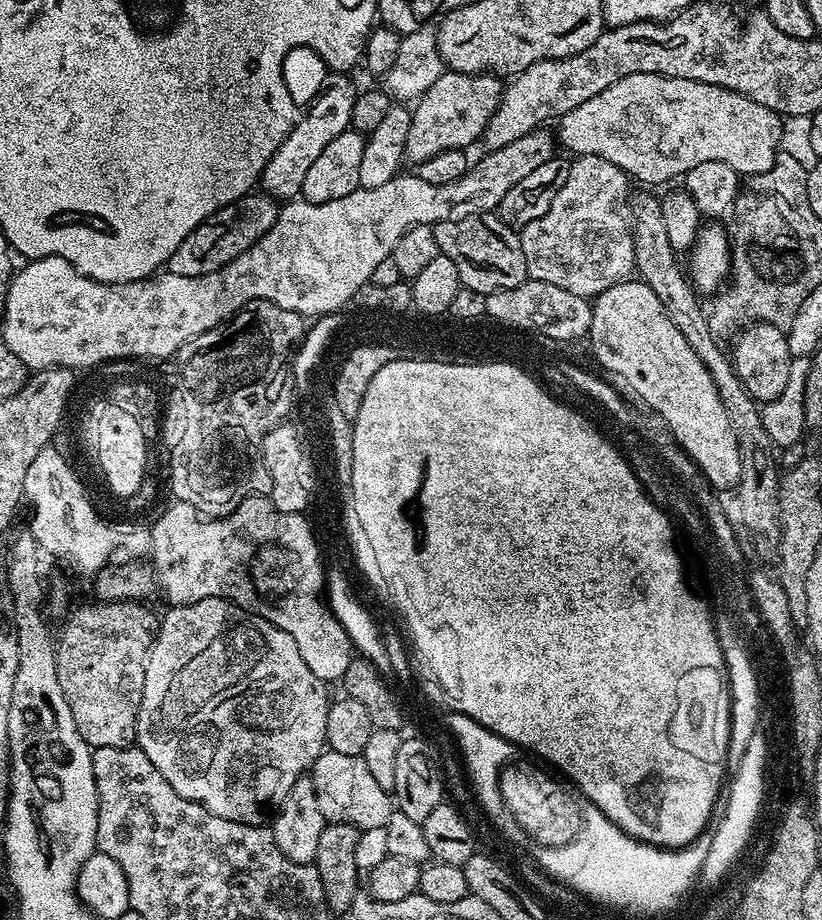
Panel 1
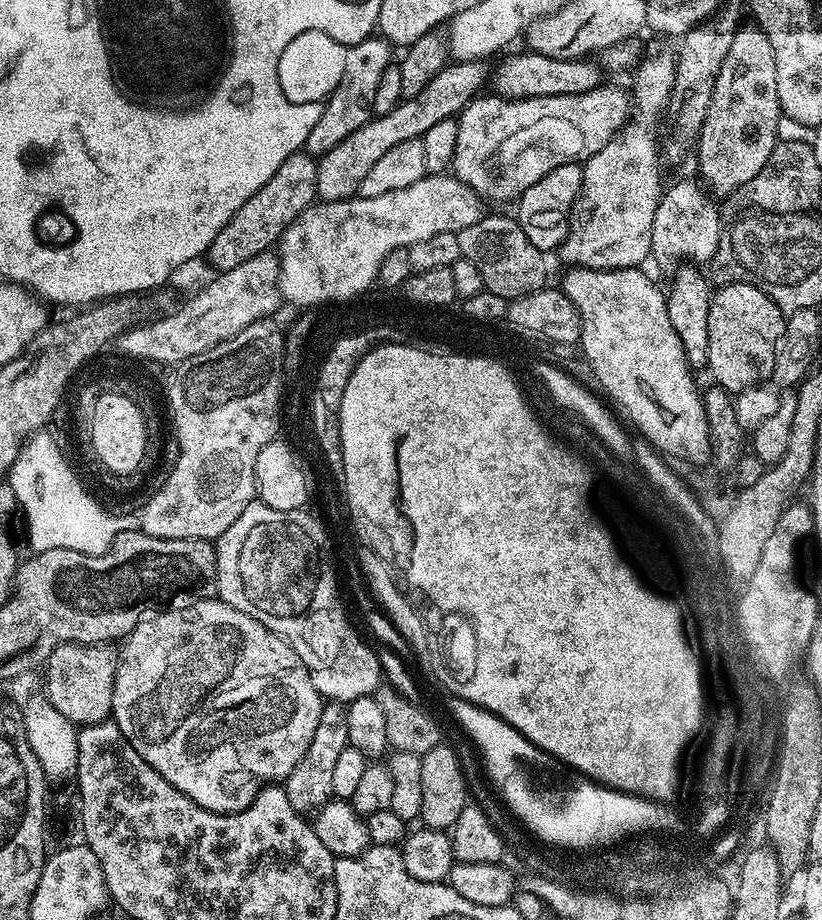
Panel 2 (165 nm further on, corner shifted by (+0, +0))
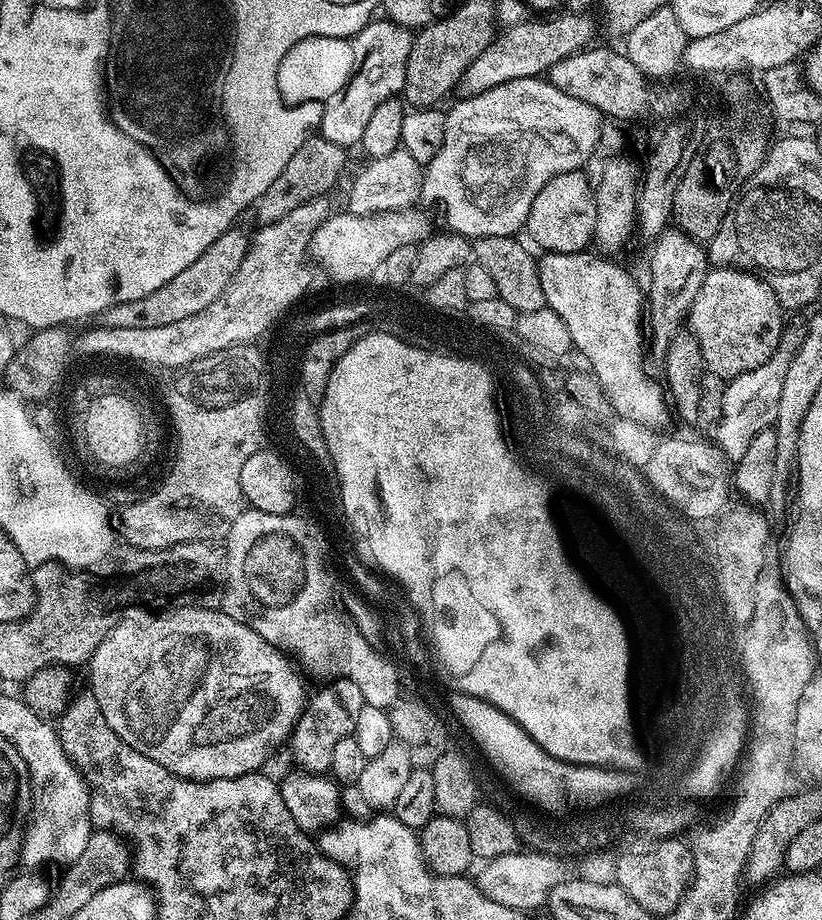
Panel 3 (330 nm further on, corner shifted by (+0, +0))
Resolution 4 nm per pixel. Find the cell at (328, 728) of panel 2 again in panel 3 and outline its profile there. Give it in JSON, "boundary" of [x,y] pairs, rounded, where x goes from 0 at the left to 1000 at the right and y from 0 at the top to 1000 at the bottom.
{"boundary":[[[412,737],[405,743],[378,753],[367,775],[353,797],[355,822],[364,834],[381,841],[394,841],[406,828],[406,814],[415,802],[429,799],[436,789],[436,775],[443,766],[443,755],[436,741],[422,737]]]}

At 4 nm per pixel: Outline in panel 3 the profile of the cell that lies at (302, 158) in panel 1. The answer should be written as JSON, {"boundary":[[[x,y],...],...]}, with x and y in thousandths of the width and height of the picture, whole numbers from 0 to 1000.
{"boundary":[[[471,20],[449,24],[440,34],[427,40],[431,54],[428,80],[415,100],[393,111],[388,147],[420,163],[427,162],[427,157],[428,160],[437,158],[456,117],[490,101],[501,41],[502,36],[498,32]]]}

